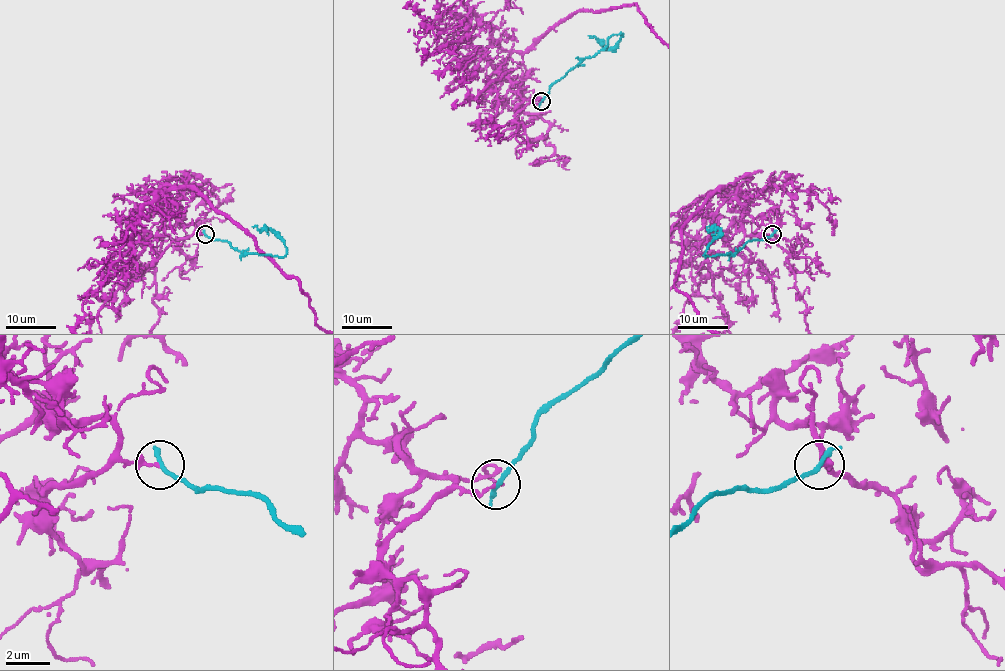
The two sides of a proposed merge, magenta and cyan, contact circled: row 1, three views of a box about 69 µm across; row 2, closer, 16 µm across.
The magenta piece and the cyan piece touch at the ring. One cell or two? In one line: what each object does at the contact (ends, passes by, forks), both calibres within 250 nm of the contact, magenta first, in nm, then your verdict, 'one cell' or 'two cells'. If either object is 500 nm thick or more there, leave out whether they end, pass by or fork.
magenta ends | cyan passes by | 130/200 nm | two cells

